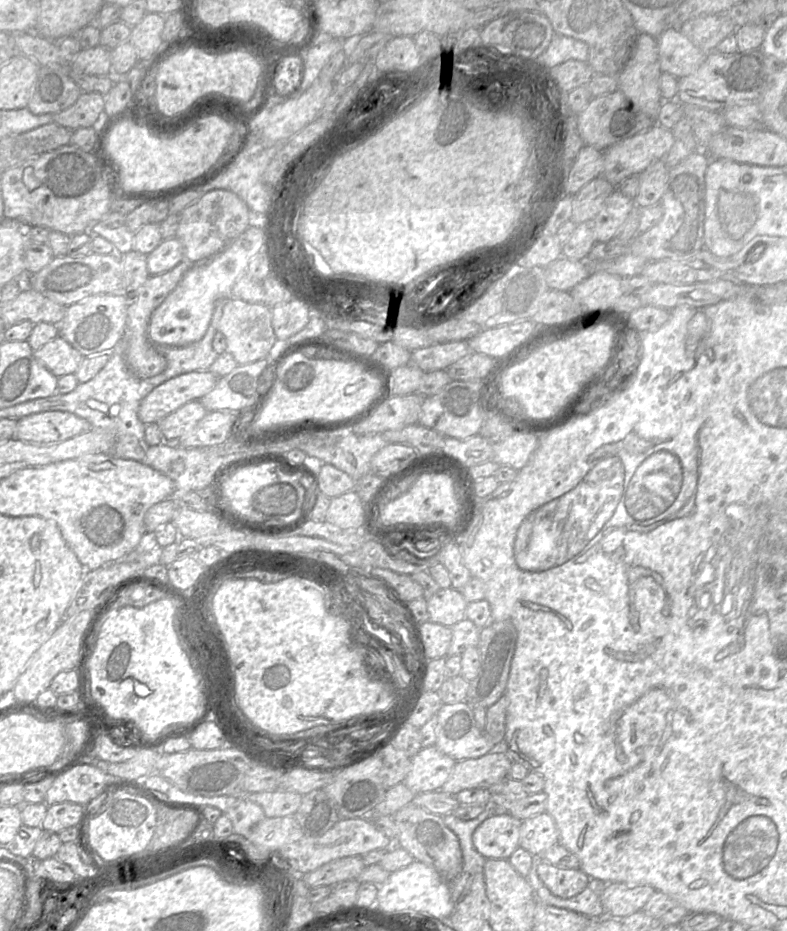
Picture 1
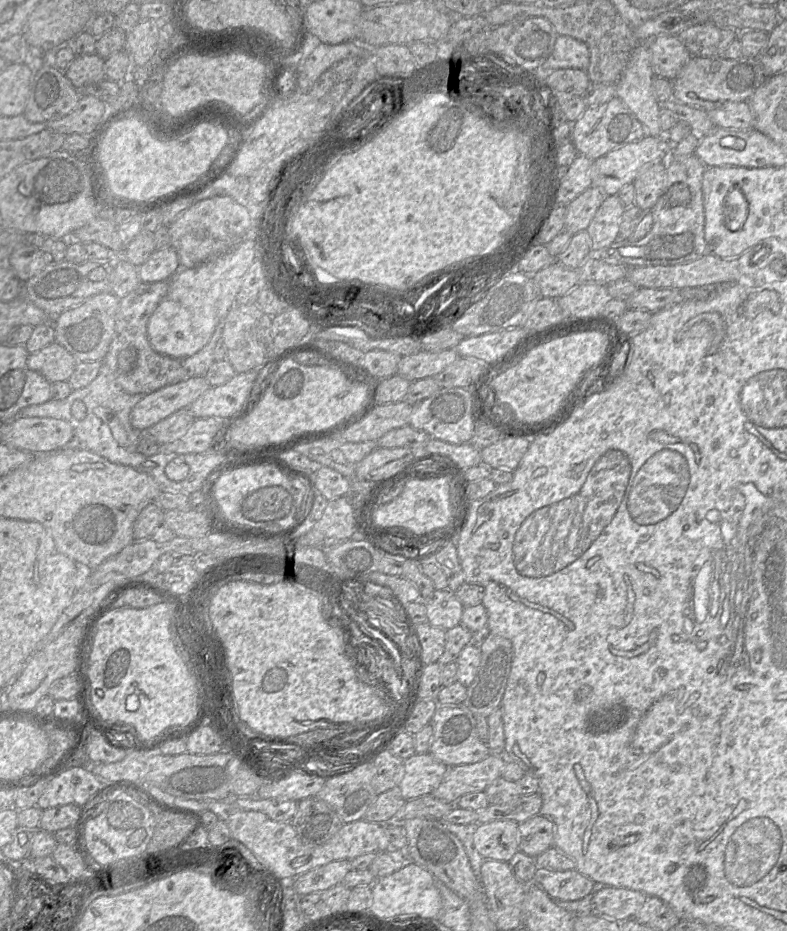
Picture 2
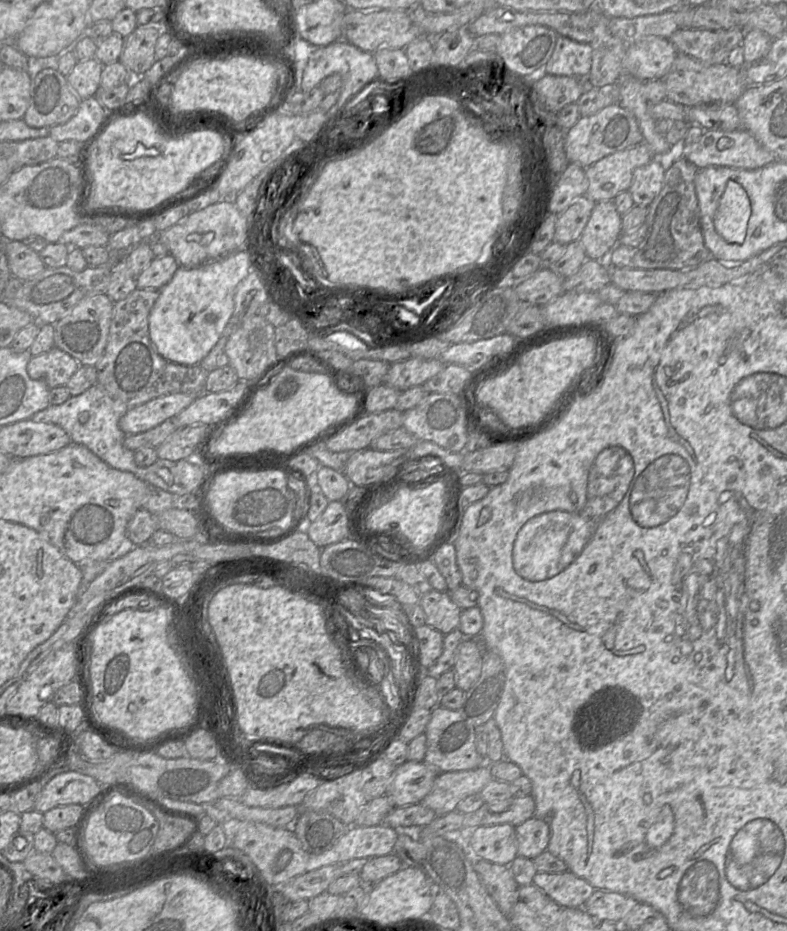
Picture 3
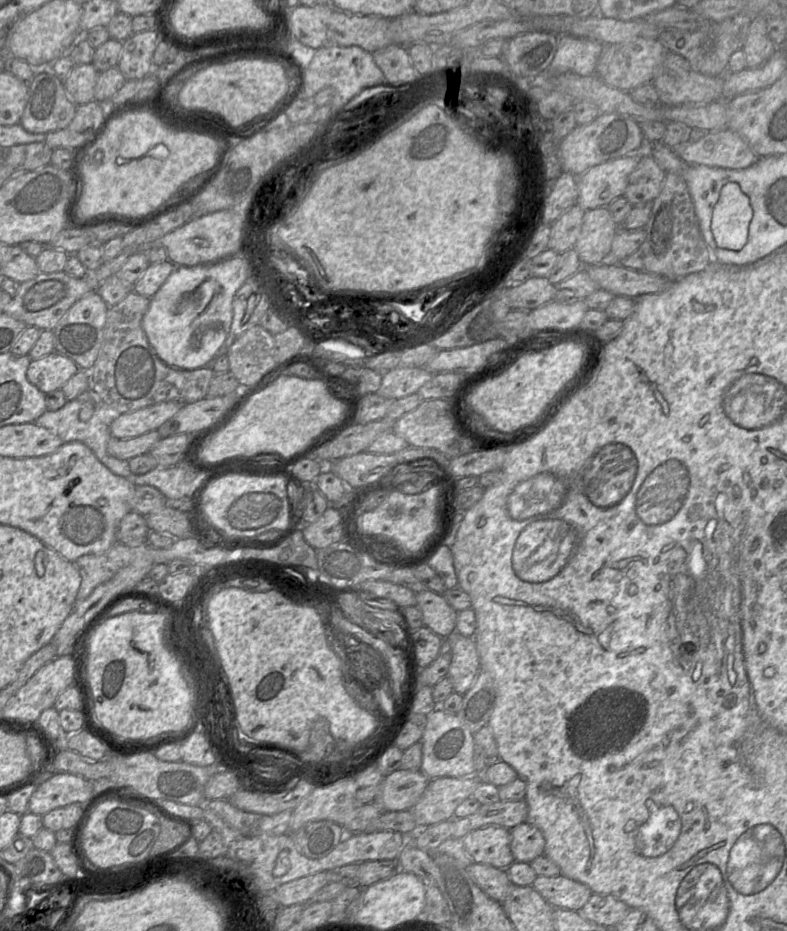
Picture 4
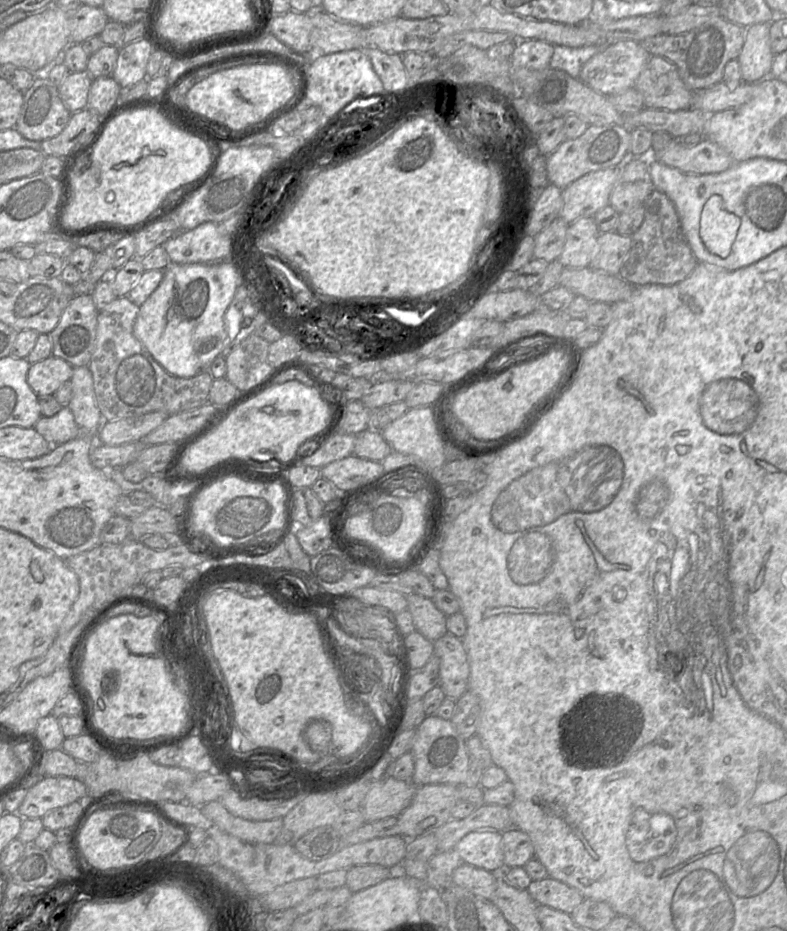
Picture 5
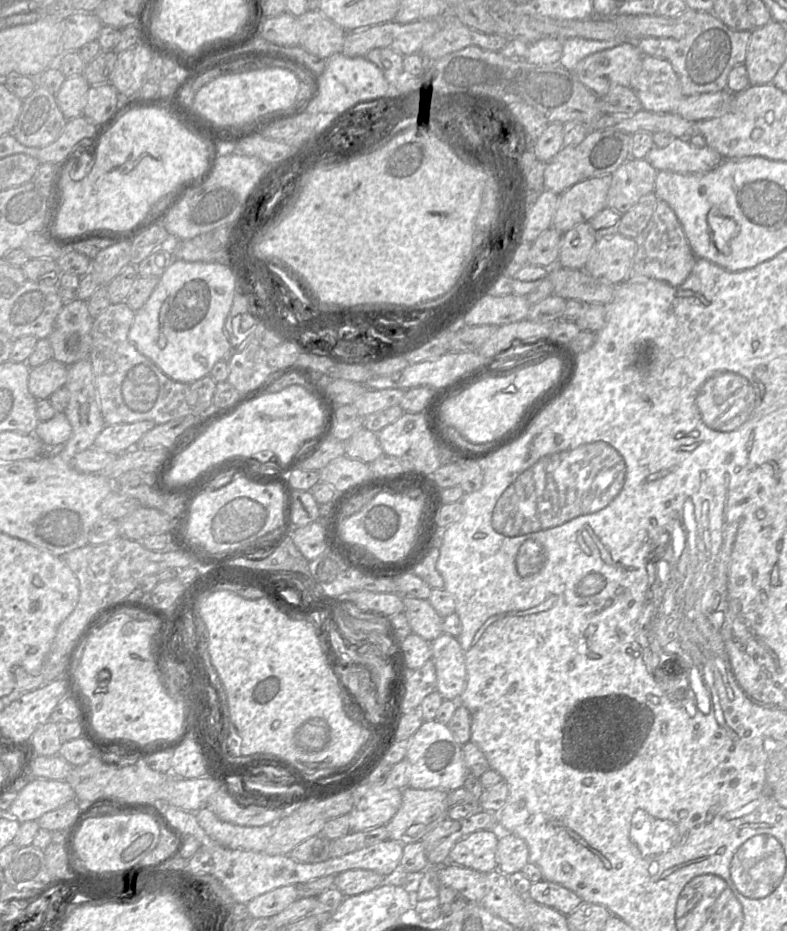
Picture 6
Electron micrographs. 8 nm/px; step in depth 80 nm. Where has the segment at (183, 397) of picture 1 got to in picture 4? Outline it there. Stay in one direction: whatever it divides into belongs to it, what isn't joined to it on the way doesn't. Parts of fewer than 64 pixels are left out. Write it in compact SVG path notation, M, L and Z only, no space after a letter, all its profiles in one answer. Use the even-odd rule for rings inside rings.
M165 401L120 414L110 424L110 435L113 438L126 439L157 430L182 406L182 403L176 401Z

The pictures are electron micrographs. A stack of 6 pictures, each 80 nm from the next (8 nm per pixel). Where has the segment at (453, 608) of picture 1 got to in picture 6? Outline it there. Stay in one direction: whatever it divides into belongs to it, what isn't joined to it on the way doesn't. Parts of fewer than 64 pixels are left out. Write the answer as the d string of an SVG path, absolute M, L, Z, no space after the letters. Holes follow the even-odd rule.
M402 597L404 613L408 619L412 633L433 642L443 633L443 619L428 600L415 597Z

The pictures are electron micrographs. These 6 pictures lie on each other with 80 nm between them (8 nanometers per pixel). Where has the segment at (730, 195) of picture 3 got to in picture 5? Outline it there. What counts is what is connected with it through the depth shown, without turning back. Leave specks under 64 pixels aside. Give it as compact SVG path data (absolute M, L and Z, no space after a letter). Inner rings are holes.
M713 195L705 203L698 230L703 245L720 256L730 255L740 227L740 218L724 208L721 196Z

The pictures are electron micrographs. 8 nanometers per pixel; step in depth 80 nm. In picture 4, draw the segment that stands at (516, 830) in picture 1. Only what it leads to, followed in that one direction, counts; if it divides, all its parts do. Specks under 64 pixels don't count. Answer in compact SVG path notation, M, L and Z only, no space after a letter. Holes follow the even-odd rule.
M484 826L469 832L462 839L464 848L474 863L508 869L515 861L510 847L511 834L507 828Z

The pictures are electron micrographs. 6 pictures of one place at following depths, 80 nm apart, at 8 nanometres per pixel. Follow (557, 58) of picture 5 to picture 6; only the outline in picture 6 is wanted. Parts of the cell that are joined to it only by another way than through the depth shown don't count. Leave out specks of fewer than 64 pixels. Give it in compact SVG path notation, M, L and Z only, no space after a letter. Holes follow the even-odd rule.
M570 38L563 40L562 53L558 63L573 72L576 65L584 58L596 52L610 49L617 44L630 40L587 40Z

